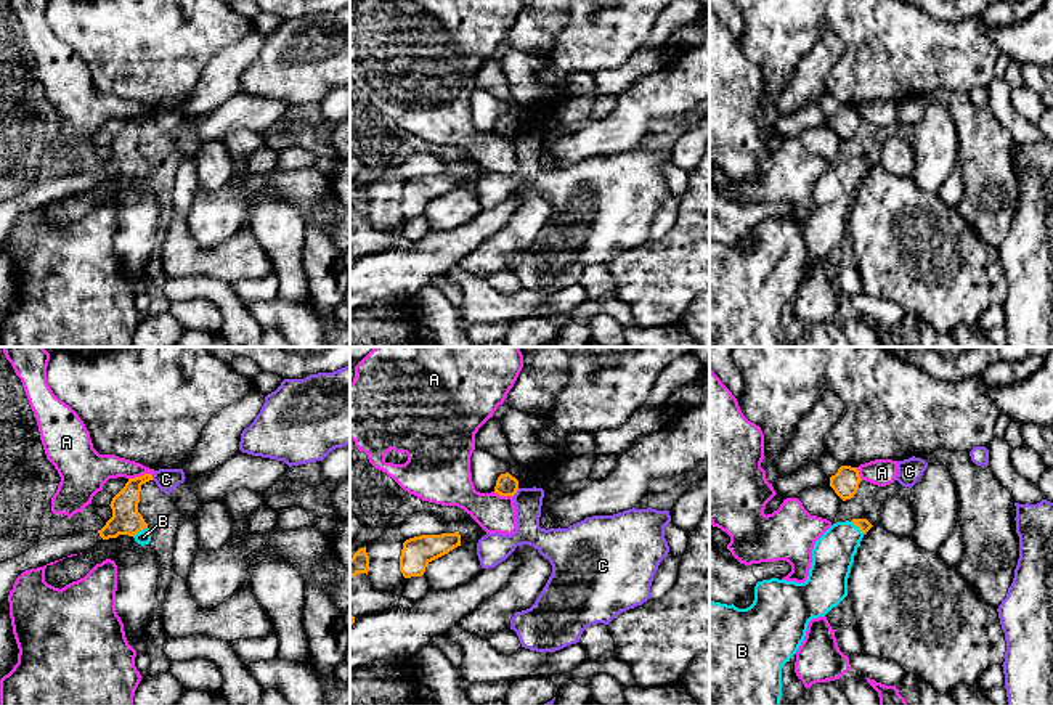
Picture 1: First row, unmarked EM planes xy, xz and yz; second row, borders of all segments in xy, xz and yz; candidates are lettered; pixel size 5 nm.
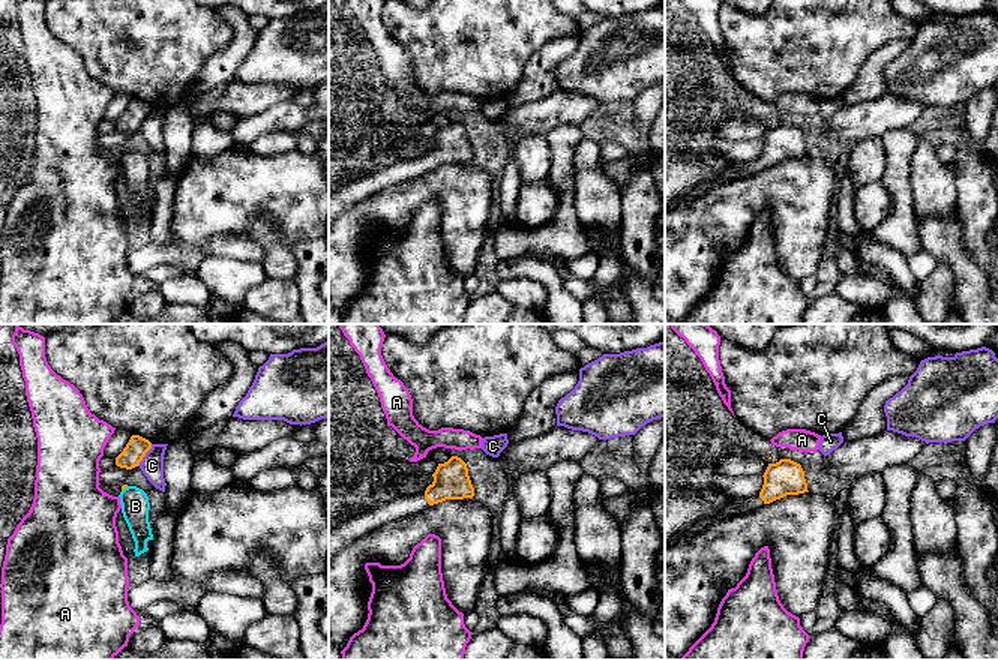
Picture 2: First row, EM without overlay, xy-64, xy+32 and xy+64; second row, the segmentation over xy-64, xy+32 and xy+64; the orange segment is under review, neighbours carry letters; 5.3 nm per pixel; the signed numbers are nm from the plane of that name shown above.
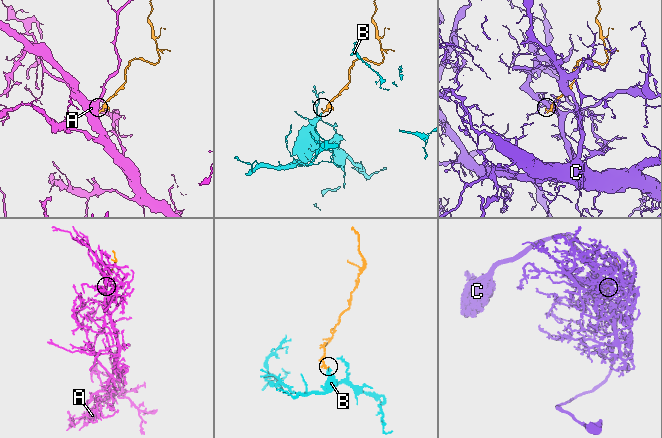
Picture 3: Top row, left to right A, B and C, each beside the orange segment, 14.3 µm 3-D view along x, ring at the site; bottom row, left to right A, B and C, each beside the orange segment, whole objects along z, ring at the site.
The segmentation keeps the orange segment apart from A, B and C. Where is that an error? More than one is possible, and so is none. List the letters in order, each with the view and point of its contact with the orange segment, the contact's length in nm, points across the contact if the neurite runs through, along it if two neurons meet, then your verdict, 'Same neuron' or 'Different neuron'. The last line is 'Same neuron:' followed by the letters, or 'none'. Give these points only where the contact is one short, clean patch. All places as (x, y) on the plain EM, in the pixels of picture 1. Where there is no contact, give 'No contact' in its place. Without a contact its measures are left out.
A: Touches orange at xy (142, 116). Shared border 120 nm. Different neuron
B: Touches orange at xy (138, 171). Shared border 90 nm. Path across: xy (126, 159), (138, 171), (143, 177). Same neuron
C: Touches orange at xz (516, 132). Shared border 50 nm. Different neuron
Same neuron: B

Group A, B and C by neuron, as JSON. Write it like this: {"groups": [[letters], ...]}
{"groups": [["A"], ["B"], ["C"]]}

